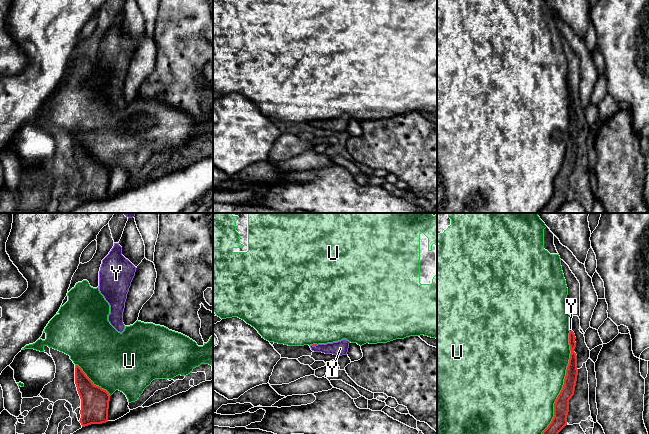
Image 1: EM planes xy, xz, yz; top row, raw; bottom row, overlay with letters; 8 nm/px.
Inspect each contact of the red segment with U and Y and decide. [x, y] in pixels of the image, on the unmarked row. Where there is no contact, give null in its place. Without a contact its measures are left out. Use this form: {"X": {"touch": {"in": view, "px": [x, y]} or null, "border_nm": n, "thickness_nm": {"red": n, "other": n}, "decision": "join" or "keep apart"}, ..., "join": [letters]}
{"U": {"touch": {"in": "yz", "px": [564, 160]}, "border_nm": 900, "thickness_nm": {"red": 130, "other": 480}, "decision": "keep apart"}, "Y": {"touch": {"in": "xz", "px": [313, 121]}, "border_nm": 50, "thickness_nm": {"red": 20, "other": 120}, "decision": "join"}, "join": ["Y"]}

